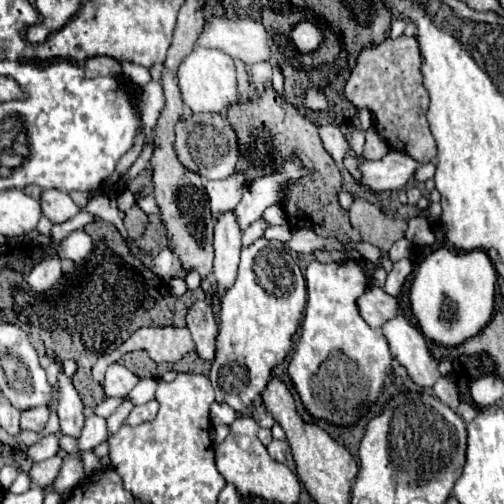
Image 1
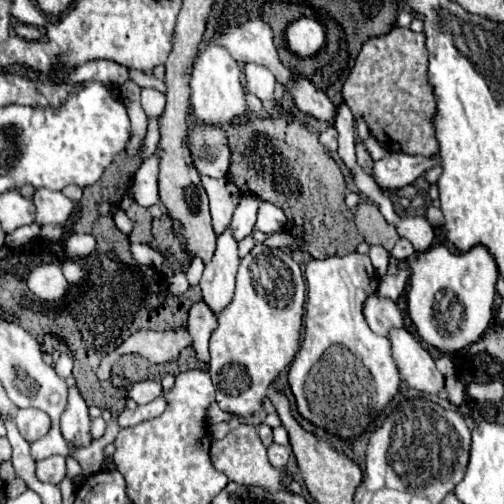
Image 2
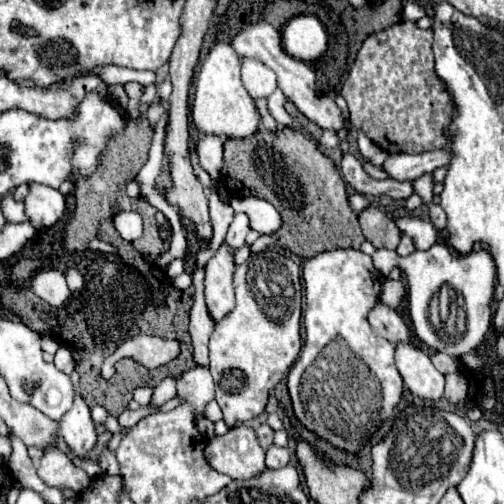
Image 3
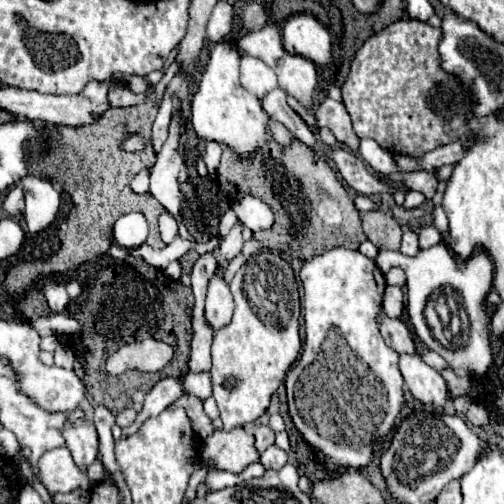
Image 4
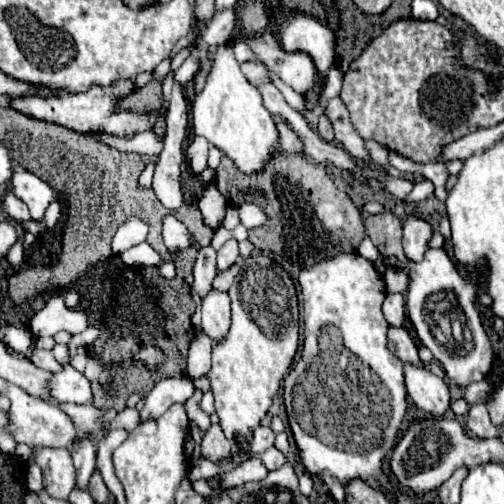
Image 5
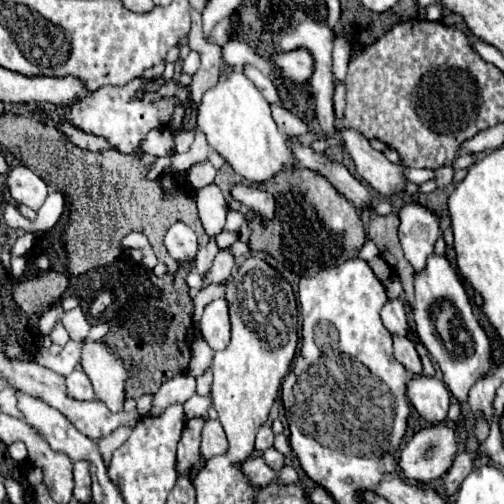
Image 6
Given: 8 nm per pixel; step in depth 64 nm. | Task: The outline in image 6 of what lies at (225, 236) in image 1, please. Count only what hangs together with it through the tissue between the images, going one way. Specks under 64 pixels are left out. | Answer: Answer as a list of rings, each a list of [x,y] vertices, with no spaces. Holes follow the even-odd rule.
[[[226,298],[212,300],[200,318],[200,334],[212,350],[224,350],[230,340],[230,320]]]

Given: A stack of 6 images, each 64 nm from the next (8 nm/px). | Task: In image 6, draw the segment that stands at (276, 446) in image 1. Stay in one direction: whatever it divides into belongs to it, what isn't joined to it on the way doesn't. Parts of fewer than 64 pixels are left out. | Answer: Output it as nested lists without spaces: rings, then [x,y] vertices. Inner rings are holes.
[[[268,448],[268,450],[262,454],[262,458],[264,458],[264,462],[266,462],[272,470],[280,470],[280,468],[284,466],[284,456],[282,456],[278,450],[274,450],[274,448]]]

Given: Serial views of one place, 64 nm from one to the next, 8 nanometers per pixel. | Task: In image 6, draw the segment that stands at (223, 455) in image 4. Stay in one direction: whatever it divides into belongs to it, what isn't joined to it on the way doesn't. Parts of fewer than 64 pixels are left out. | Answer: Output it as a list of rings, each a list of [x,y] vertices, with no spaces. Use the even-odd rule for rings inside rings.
[[[208,420],[202,430],[202,446],[200,446],[204,460],[210,460],[212,456],[224,454],[226,450],[228,450],[228,440],[226,440],[226,434],[224,434],[220,422]]]

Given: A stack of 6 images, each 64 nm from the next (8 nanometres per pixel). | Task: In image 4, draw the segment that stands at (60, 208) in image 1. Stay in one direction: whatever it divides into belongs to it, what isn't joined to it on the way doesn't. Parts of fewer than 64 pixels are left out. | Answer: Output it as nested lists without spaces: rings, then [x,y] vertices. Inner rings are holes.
[[[22,178],[20,184],[24,186],[26,196],[26,208],[24,208],[24,220],[28,224],[28,237],[44,230],[56,220],[56,214],[60,210],[60,190],[54,188],[48,180],[40,178]]]

